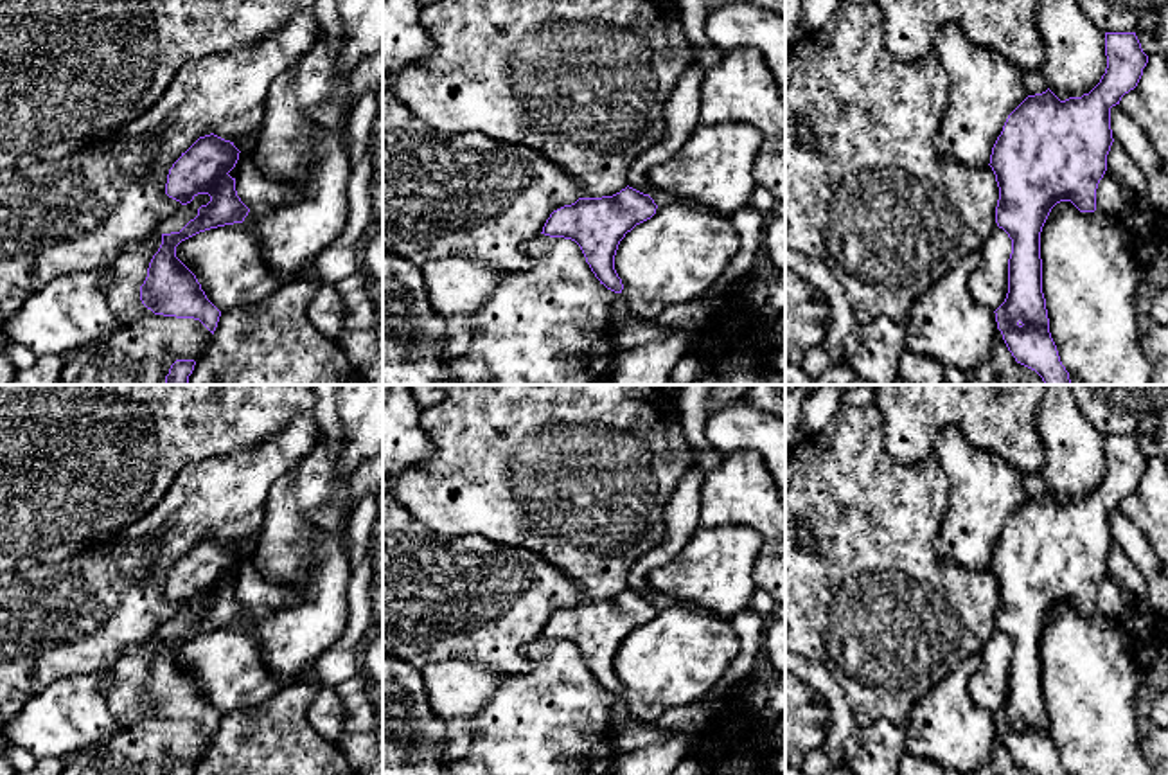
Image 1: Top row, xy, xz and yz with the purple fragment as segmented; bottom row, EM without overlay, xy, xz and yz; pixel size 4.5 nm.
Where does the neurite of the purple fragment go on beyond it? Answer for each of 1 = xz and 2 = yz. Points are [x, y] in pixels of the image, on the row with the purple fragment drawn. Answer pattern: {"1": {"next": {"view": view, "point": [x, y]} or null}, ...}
{"1": {"next": null}, "2": {"next": null}}

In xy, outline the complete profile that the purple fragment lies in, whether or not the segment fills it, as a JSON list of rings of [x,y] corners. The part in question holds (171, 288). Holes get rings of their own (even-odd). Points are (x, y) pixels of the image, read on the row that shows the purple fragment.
[[[210,133],[199,137],[173,164],[165,194],[181,205],[198,194],[208,194],[210,201],[201,205],[198,216],[180,232],[162,234],[162,245],[140,286],[140,300],[155,315],[199,320],[212,334],[221,311],[207,298],[196,275],[176,257],[176,246],[199,232],[244,221],[250,209],[237,196],[235,178],[228,174],[239,153],[234,142]]]

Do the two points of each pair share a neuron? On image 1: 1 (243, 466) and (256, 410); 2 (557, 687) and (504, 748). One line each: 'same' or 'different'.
1: different
2: same

